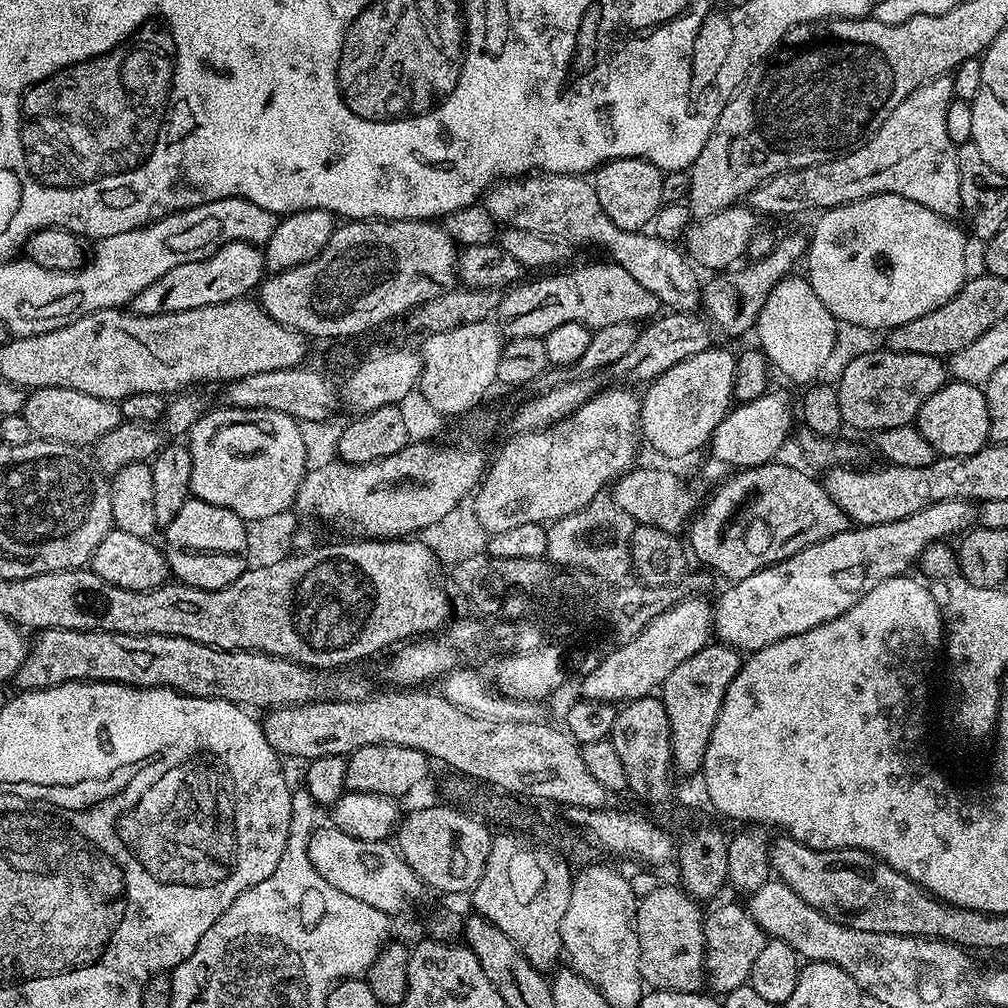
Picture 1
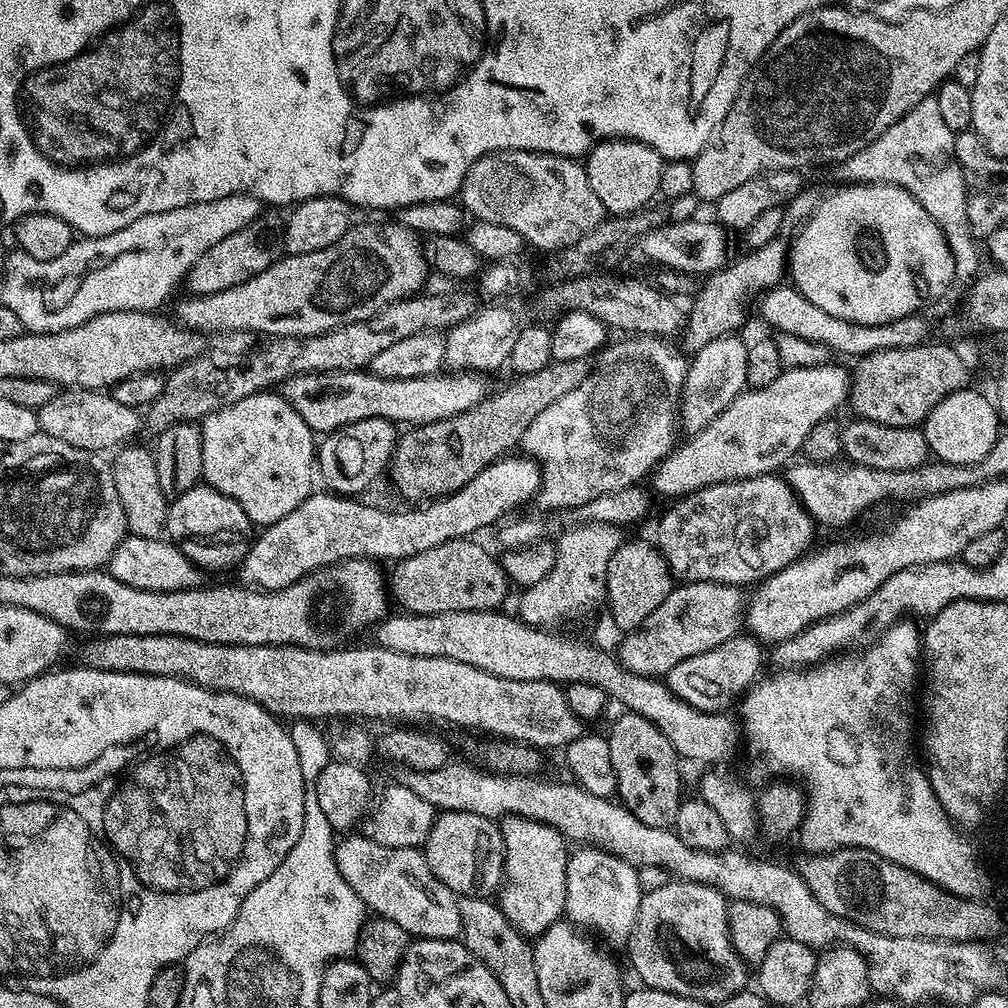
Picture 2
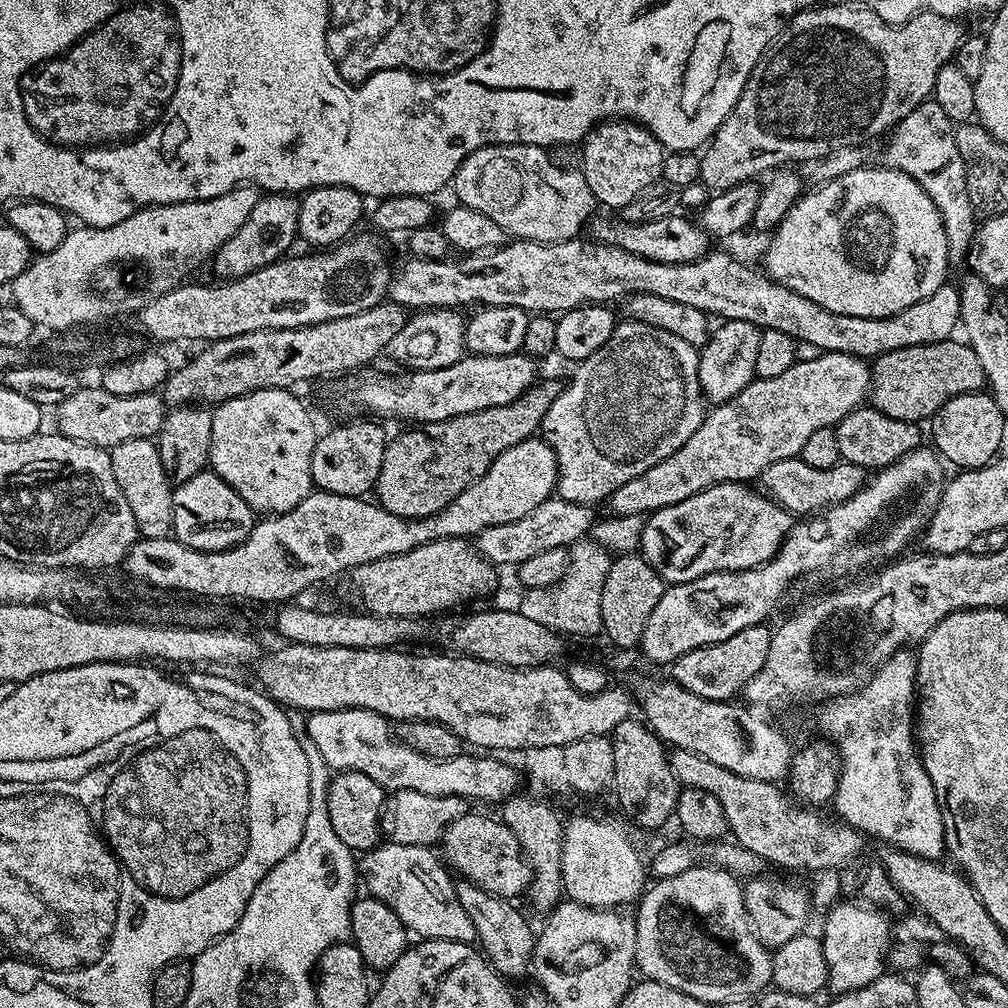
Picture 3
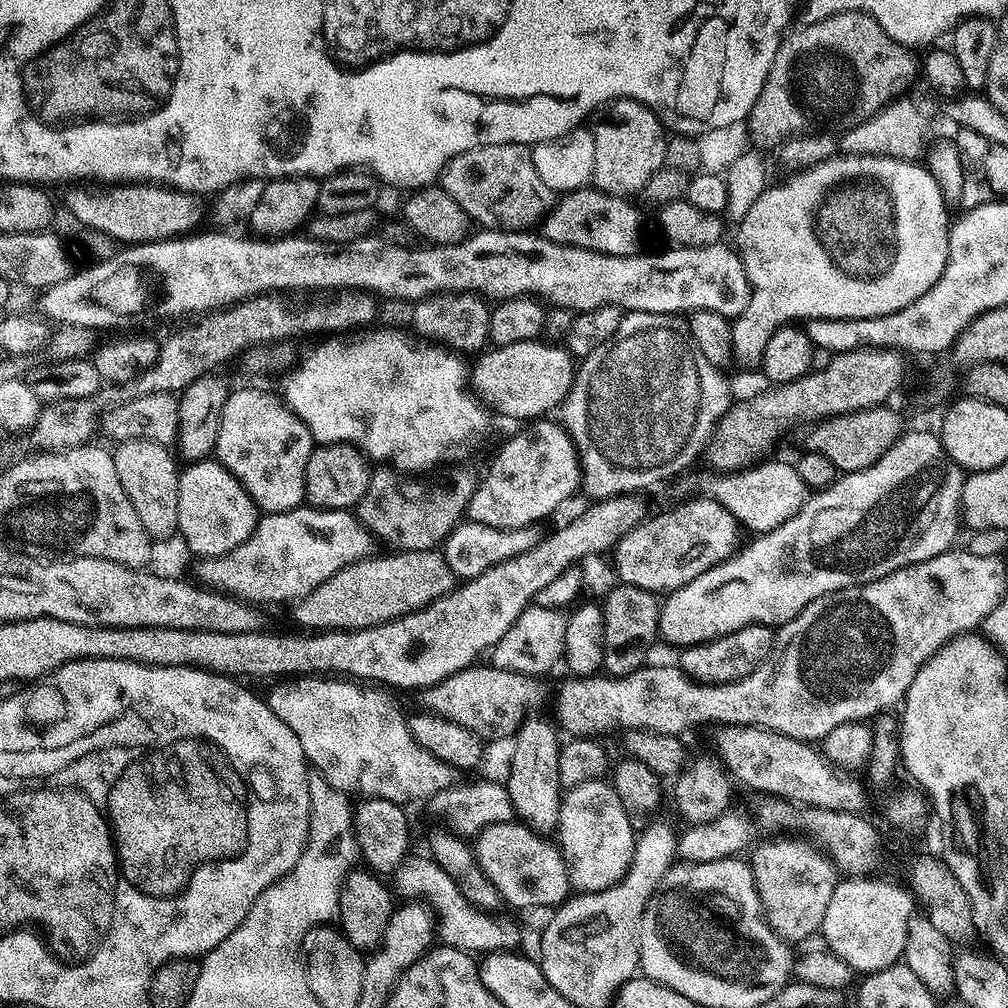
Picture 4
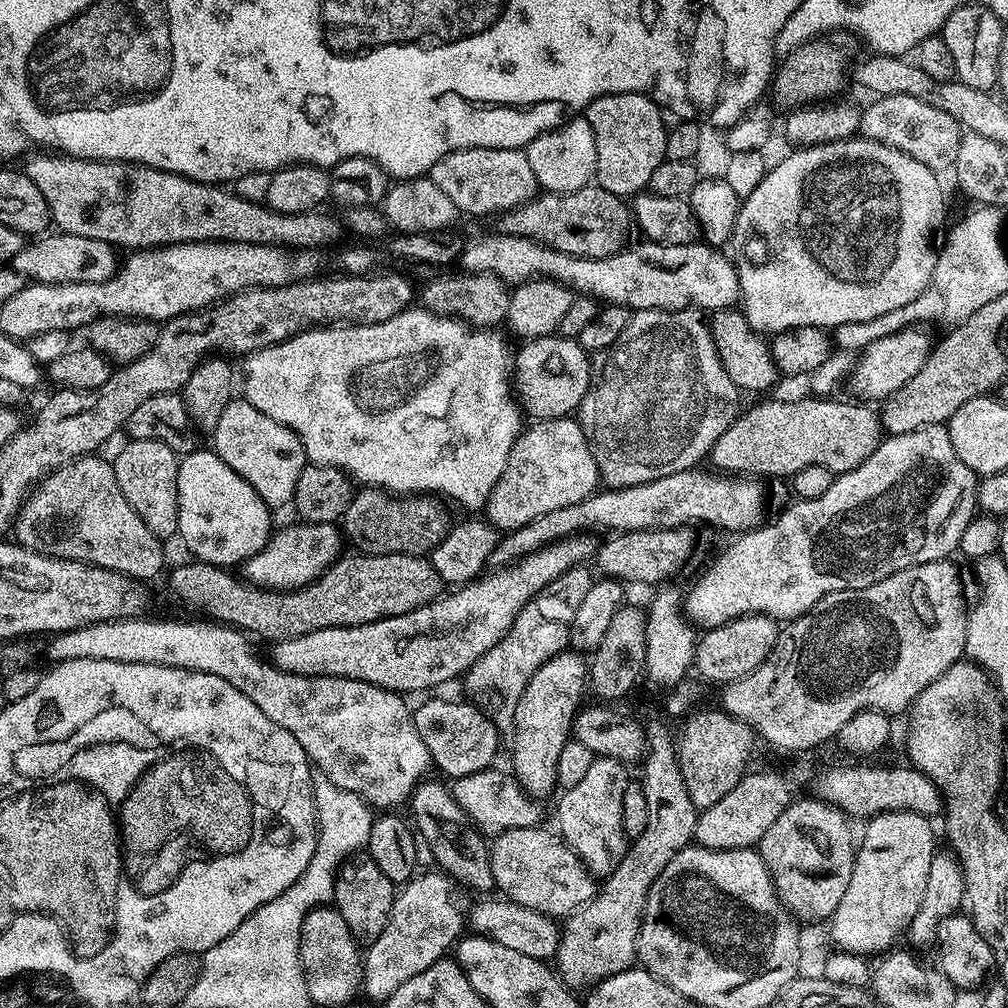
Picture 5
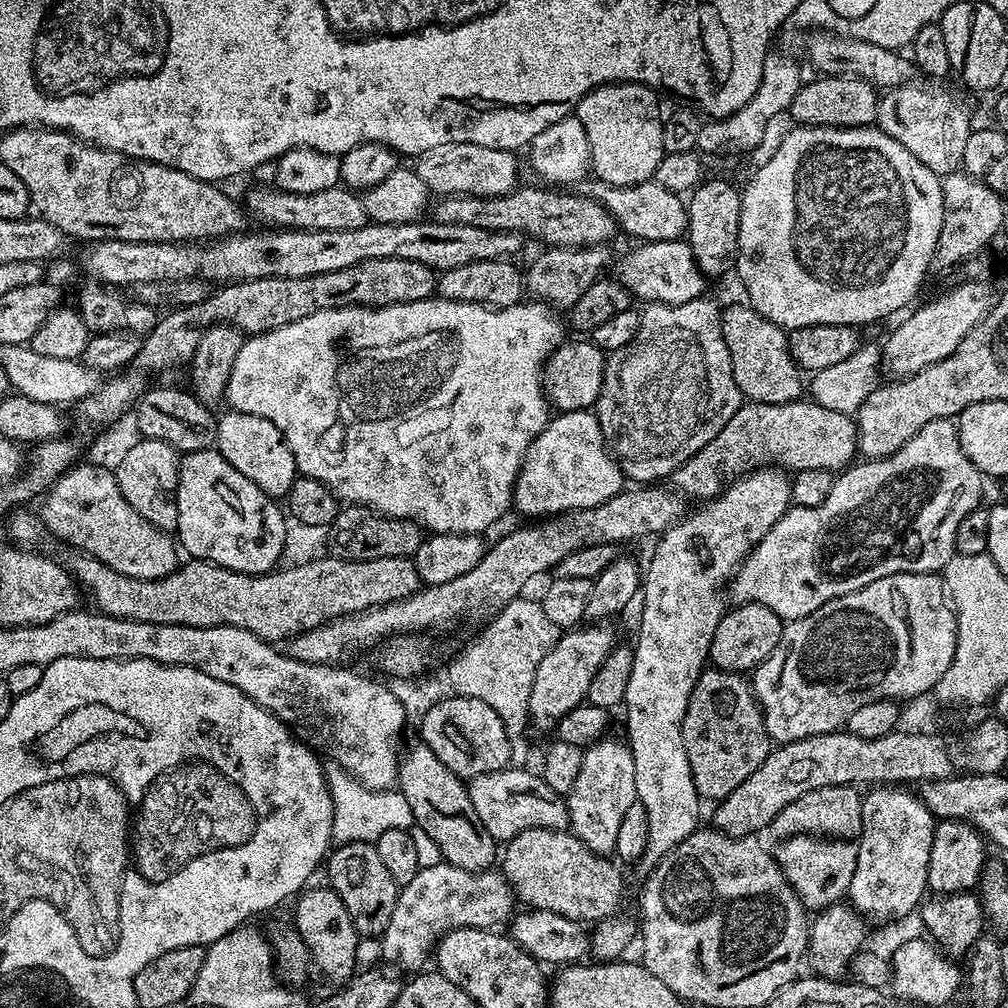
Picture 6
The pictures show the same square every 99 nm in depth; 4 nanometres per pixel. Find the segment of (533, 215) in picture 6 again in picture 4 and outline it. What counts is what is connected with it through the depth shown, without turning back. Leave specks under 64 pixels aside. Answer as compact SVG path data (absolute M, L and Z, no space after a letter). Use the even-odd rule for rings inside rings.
M595 186L577 188L561 195L542 221L542 234L550 242L594 250L611 256L635 256L644 244L641 209L631 199L602 192Z

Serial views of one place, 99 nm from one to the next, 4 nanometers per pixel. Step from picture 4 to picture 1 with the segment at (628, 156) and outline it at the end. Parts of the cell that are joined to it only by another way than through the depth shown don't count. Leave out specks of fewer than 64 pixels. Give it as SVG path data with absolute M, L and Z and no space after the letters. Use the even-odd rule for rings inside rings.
M618 158L607 160L594 173L594 183L598 194L598 206L618 226L627 232L647 229L655 221L656 211L664 203L662 198L662 178L664 173L642 158Z

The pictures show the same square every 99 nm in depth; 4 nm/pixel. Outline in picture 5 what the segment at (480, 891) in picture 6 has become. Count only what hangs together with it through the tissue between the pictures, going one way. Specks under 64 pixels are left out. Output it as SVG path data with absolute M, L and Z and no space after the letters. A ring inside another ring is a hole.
M424 870L413 875L412 879L397 891L396 901L390 910L390 918L386 918L386 930L382 930L382 934L378 934L378 938L371 941L363 953L364 986L362 992L365 997L368 995L376 1006L383 1005L384 1001L390 998L390 994L394 994L394 990L402 986L402 982L414 978L414 974L422 974L426 966L434 966L434 962L445 959L453 945L461 939L462 912L456 909L456 904L452 901L451 887L453 888L453 885L443 872Z

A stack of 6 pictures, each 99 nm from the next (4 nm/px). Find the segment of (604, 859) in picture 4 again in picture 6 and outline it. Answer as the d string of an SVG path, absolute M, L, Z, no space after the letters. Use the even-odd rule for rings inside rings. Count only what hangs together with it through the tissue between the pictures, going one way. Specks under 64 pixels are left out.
M601 738L584 748L582 768L578 779L568 791L568 828L572 835L597 854L615 853L618 842L618 825L626 818L626 810L637 803L634 786L634 758L623 739Z

